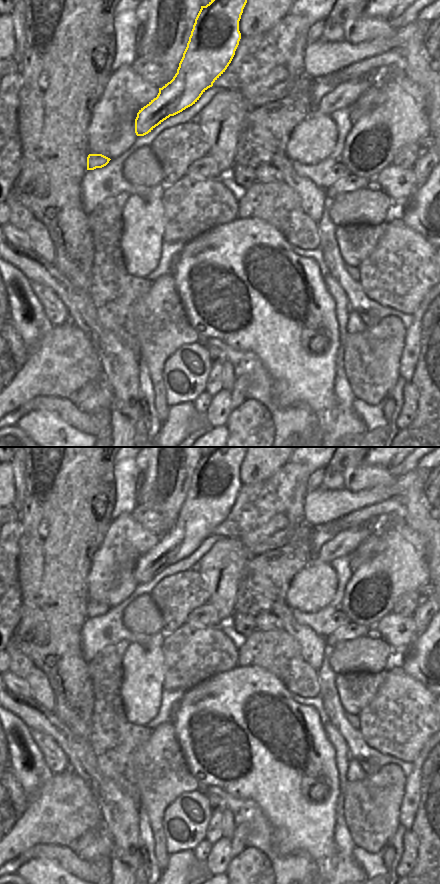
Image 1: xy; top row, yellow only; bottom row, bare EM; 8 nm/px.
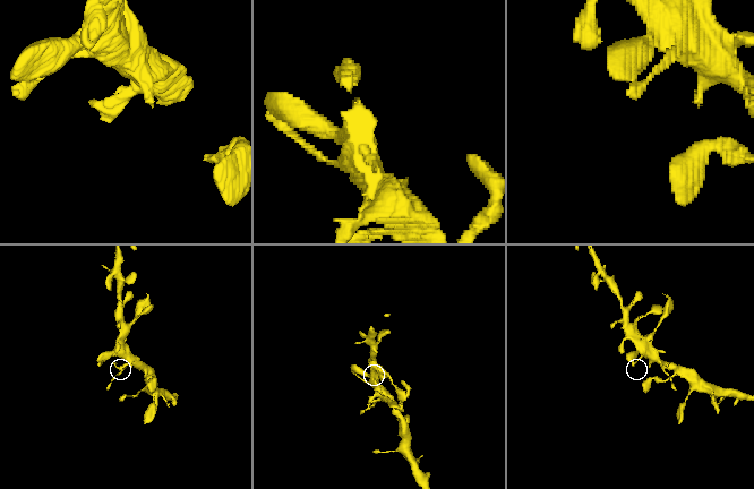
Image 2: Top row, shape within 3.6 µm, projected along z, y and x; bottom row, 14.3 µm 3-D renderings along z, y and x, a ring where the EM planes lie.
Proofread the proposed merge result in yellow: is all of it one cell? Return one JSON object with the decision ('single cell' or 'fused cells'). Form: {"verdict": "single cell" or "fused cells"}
{"verdict": "single cell"}

